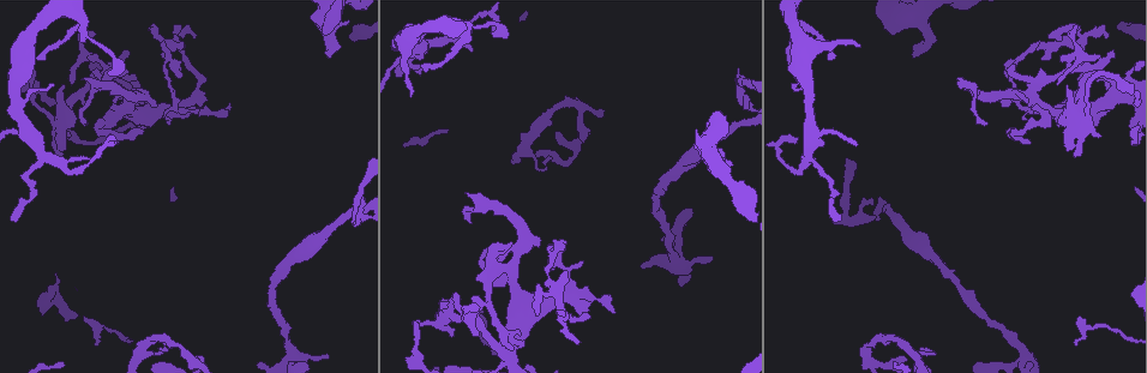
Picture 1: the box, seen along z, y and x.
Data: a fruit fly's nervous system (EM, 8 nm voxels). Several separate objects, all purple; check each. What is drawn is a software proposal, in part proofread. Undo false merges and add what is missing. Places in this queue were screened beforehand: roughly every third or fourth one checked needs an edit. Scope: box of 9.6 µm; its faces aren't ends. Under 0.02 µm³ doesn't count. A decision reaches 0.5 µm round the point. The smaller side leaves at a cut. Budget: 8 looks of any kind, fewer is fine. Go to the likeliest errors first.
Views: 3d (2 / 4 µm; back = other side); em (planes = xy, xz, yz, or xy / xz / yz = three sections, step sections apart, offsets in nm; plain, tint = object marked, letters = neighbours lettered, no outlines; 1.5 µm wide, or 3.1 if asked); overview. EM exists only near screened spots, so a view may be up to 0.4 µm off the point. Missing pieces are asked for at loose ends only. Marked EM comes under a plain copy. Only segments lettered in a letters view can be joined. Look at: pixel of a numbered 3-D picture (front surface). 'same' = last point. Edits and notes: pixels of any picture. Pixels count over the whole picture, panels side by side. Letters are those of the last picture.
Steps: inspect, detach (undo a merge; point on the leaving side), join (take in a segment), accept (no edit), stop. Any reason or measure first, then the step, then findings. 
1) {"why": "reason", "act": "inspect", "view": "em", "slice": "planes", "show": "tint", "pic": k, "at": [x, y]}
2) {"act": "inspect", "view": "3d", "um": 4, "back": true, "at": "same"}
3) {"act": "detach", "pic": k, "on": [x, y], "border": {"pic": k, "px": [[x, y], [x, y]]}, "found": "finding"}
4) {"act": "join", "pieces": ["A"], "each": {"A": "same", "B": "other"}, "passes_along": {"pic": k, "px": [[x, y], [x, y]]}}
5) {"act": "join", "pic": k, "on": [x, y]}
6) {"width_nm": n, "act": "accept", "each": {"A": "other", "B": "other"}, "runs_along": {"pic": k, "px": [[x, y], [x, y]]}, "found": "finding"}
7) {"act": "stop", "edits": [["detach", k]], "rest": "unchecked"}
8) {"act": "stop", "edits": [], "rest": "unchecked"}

{"why": "an open end", "act": "inspect", "view": "3d", "um": 2, "pic": 1, "at": [1112, 51]}

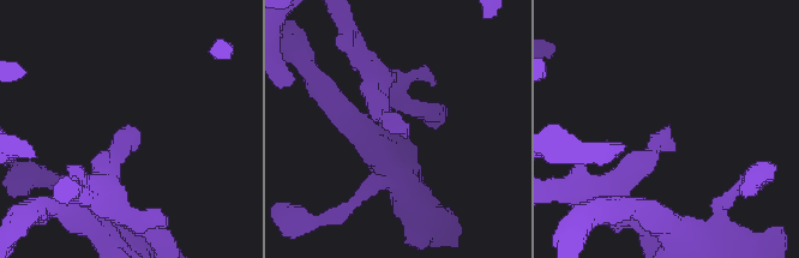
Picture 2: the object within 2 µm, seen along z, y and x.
{"why": "need the tissue", "act": "inspect", "view": "em", "slice": "planes", "show": "letters", "pic": 2, "at": [128, 126]}

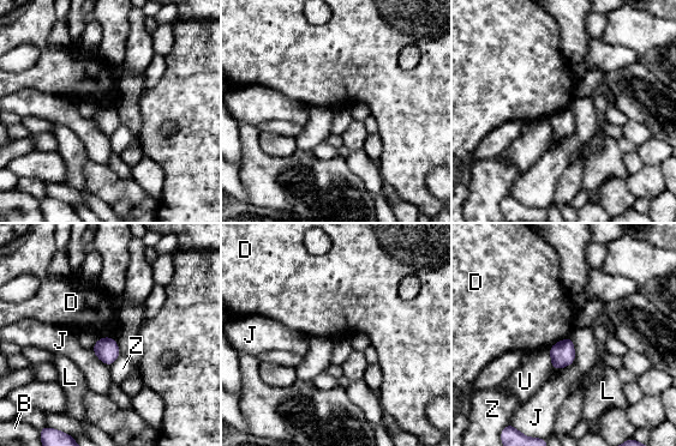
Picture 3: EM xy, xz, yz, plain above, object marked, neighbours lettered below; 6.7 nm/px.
{"width_nm": 160, "act": "accept", "each": {"B": "other", "D": "other", "J": "other", "L": "other", "U": "other", "Z": "other"}, "border": {"pic": 3, "px": [[569, 336], [548, 348]]}, "found": "no lettered segment goes on from it"}

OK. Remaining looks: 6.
{"why": "three-way junction", "act": "inspect", "view": "3d", "um": 4, "pic": 1, "at": [869, 358]}

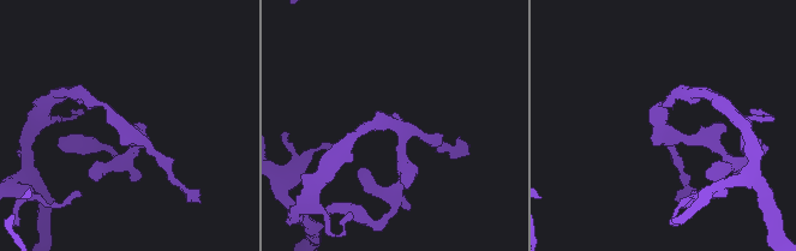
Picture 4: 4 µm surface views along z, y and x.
{"arms": 3, "why": "now the EM", "act": "inspect", "view": "em", "slice": "yz", "step": 8, "show": "tint", "pic": 4, "at": [396, 122]}

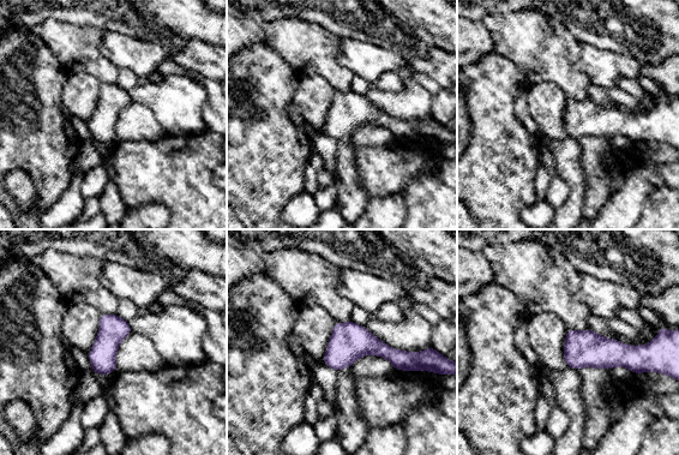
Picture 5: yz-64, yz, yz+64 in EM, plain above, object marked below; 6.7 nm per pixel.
{"why": "cut it another way", "act": "inspect", "view": "em", "slice": "planes", "show": "letters", "at": "same"}

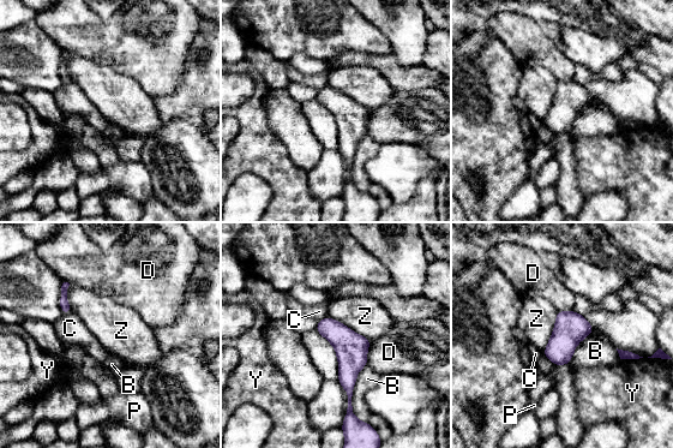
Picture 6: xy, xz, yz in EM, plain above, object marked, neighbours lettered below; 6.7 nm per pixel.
{"act": "accept", "each": {"B": "other", "C": "other", "D": "other", "P": "other", "Y": "other", "Z": "other"}, "border": {"pic": 6, "px": [[366, 365], [353, 389], [356, 418]]}, "found": "one cell here"}

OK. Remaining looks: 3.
{"why": "free end", "act": "inspect", "view": "em", "slice": "planes", "show": "letters", "pic": 1, "at": [1032, 366]}

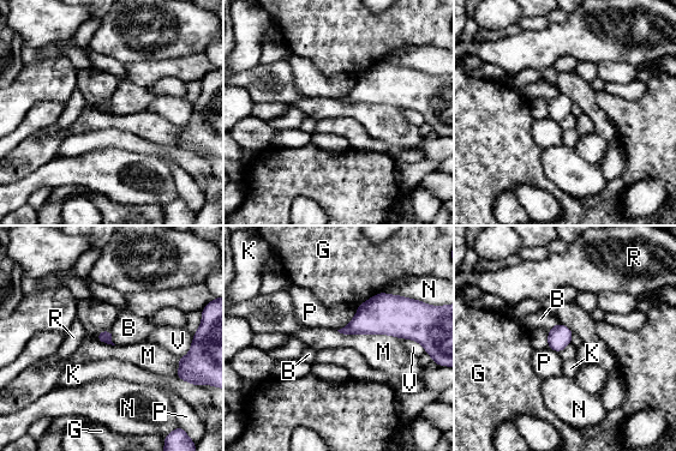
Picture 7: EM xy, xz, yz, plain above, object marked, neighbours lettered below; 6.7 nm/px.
{"act": "accept", "each": {"B": "other", "G": "other", "K": "other", "M": "other", "N": "other", "P": "other", "R": "other", "V": "other"}, "border": {"pic": 7, "px": [[109, 329], [112, 341], [115, 344]]}, "found": "no lettered segment goes on from it"}

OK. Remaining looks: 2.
{"act": "stop", "edits": [], "rest": "unchecked"}

